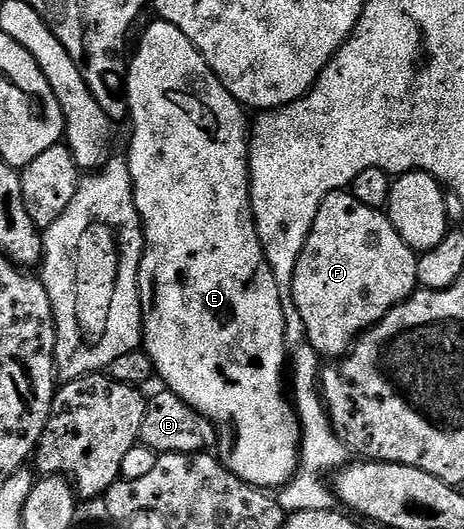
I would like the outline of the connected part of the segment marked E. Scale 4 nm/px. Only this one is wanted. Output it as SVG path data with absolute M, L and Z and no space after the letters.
M162 21L154 22L144 29L143 36L139 39L139 48L136 51L134 48L127 69L127 110L129 112L129 124L131 123L131 148L125 152L125 158L129 165L131 180L133 181L133 201L137 205L137 213L139 214L140 221L143 223L143 260L139 266L139 300L143 306L143 341L141 347L147 356L151 358L151 363L155 367L155 375L158 378L163 378L162 386L166 390L172 391L177 397L181 397L181 401L185 401L185 405L189 405L194 411L201 413L215 426L217 448L219 447L217 455L218 458L223 460L223 464L237 477L241 477L241 481L252 483L252 485L260 489L278 489L284 483L289 482L295 476L297 468L299 468L299 419L295 416L292 400L285 390L285 368L288 366L289 356L287 353L287 334L285 333L285 313L281 313L281 301L283 300L284 292L281 290L277 277L273 277L273 269L269 269L269 261L263 252L263 246L255 228L253 209L251 208L251 167L247 163L247 156L249 154L249 115L247 119L246 113L248 114L248 112L245 110L244 104L238 103L227 92L225 85L221 85L221 81L215 76L213 69L209 69L205 57L201 57L201 53L193 45L193 41L189 41L189 37L185 37L185 33L181 33L181 29L177 29L177 25Z

